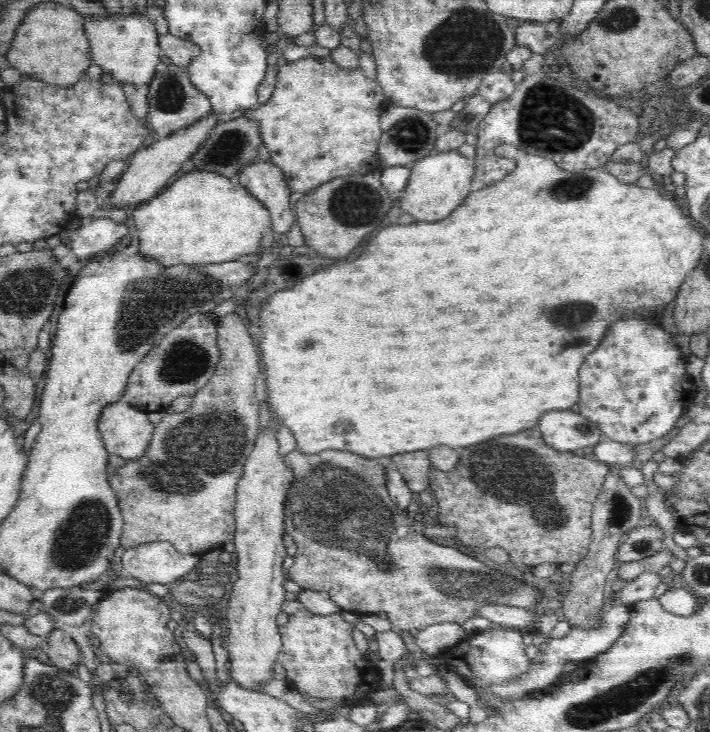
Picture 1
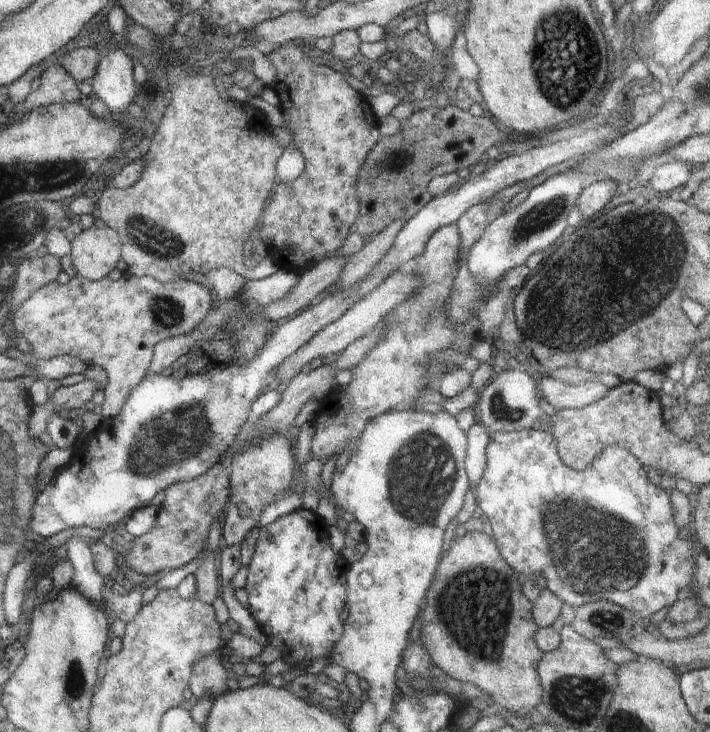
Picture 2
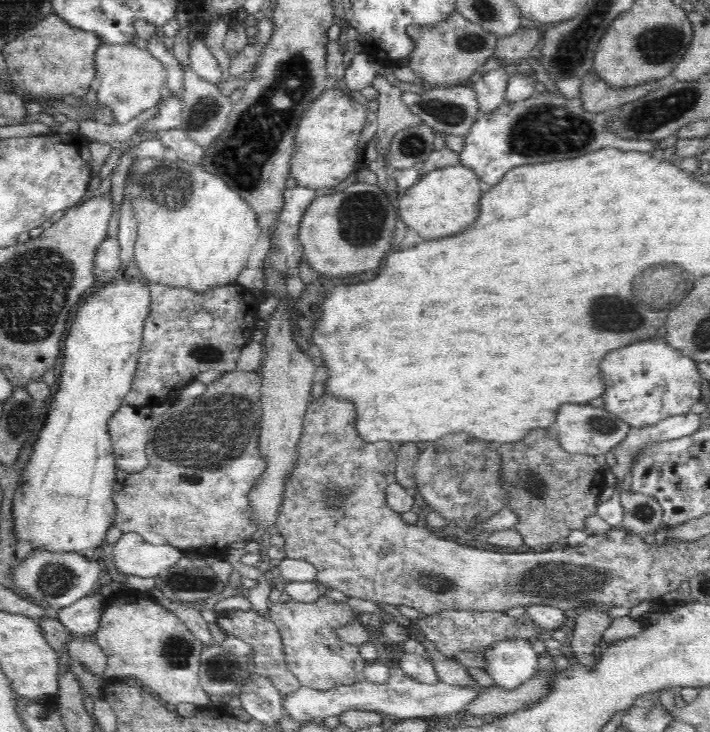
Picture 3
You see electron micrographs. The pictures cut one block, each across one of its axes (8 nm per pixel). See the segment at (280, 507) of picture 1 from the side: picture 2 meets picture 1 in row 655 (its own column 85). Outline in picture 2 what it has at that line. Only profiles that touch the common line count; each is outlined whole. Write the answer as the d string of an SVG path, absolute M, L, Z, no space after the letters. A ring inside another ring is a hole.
M94 225L71 241L70 254L78 275L91 281L103 279L121 258L120 236L108 226Z

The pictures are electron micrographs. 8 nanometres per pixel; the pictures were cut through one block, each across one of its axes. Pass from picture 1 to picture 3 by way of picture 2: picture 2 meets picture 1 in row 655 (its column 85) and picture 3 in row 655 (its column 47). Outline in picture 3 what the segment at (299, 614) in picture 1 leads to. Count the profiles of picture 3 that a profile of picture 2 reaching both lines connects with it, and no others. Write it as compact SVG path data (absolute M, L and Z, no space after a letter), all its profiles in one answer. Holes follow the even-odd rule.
M325 595L311 603L291 599L269 605L269 618L280 631L288 670L298 677L302 687L328 690L362 678L366 661L358 654L359 645L350 644L335 633L338 627L350 625L349 608L347 603L335 604Z

